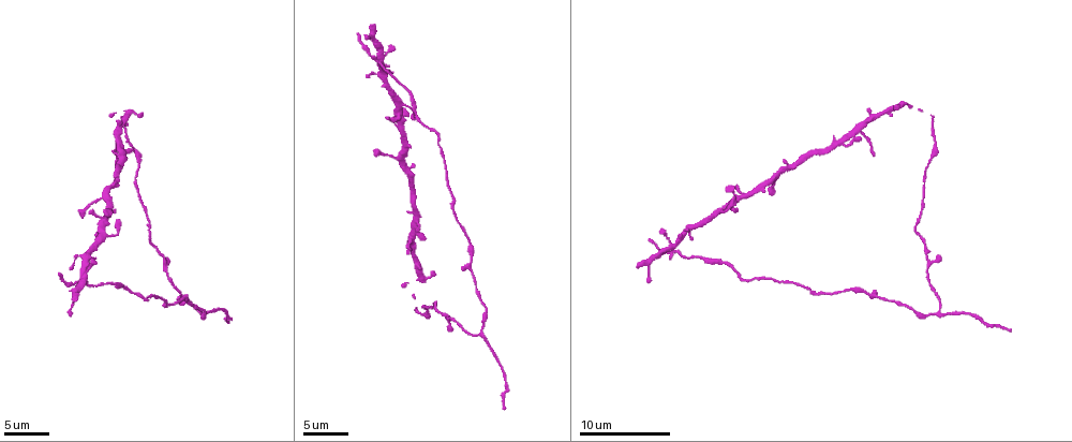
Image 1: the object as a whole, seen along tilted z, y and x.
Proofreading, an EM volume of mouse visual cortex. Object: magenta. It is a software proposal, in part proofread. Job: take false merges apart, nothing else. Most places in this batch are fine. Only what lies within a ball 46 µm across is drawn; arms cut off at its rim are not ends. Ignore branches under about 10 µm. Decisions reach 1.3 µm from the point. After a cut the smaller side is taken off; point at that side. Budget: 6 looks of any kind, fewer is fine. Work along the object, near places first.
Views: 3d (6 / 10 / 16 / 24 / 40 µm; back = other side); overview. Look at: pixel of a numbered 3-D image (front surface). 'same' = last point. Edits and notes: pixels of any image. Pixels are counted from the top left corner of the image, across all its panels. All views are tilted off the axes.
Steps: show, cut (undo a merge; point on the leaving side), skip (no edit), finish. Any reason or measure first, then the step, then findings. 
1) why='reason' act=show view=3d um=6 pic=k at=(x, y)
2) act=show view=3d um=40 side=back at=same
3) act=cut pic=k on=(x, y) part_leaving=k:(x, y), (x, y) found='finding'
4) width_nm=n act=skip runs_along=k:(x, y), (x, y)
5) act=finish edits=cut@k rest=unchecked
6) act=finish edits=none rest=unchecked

why='thick turns thin' act=show view=3d um=6 pic=1 at=(934, 313)

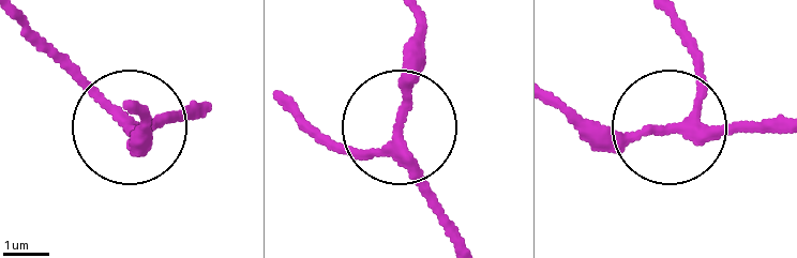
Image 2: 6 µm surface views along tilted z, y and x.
width_nm=200 act=skip runs_along=2:(417, 17), (420, 52), (401, 122), (375, 151), (334, 151) found='one neuron here'

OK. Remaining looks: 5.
why='calibre changes' act=show view=3d um=10 pic=1 at=(470, 267)

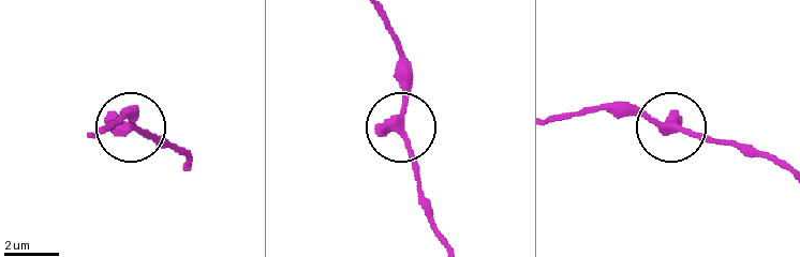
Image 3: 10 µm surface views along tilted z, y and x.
why='closer look' act=show view=3d um=6 pic=3 at=(132, 126)

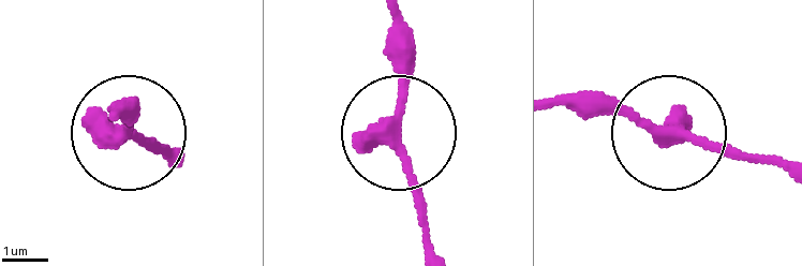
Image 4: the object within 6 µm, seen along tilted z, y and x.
width_nm=350 act=skip runs_along=4:(553, 109), (622, 111), (782, 160) found='all the same neuron'

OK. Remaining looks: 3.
why='calibre changes' act=show view=3d um=16 pic=1 at=(160, 254)

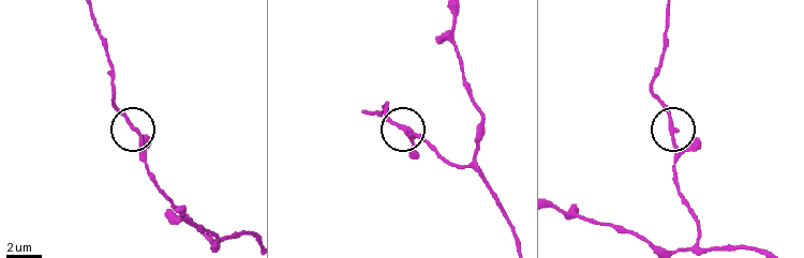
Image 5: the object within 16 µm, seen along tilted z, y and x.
width_nm=220 act=skip found='all the same neuron'

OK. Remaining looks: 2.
act=finish edits=none rest=unchecked

